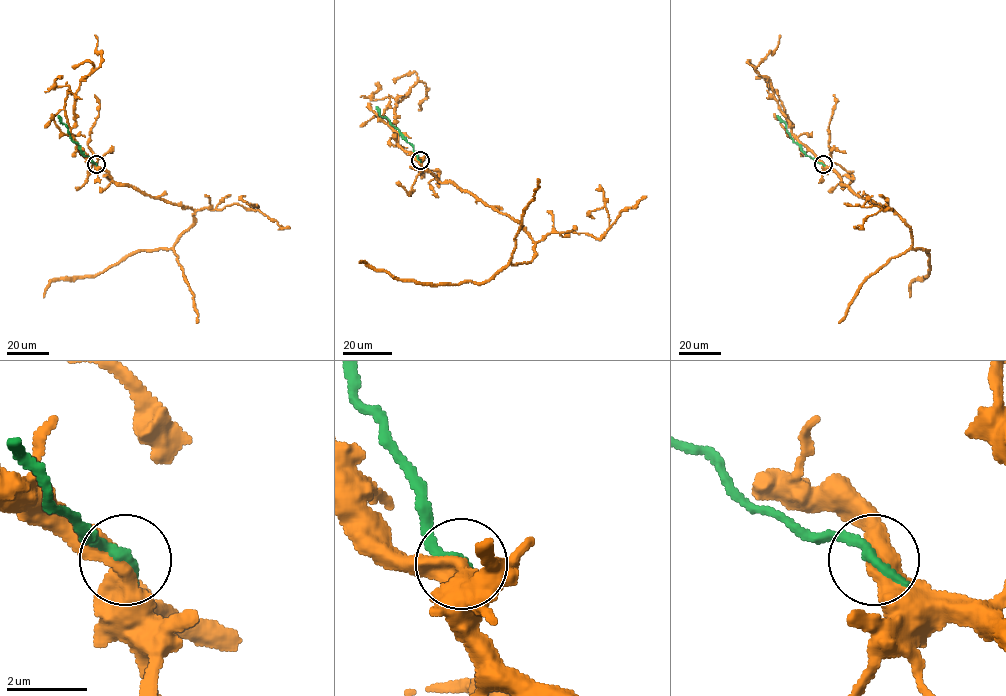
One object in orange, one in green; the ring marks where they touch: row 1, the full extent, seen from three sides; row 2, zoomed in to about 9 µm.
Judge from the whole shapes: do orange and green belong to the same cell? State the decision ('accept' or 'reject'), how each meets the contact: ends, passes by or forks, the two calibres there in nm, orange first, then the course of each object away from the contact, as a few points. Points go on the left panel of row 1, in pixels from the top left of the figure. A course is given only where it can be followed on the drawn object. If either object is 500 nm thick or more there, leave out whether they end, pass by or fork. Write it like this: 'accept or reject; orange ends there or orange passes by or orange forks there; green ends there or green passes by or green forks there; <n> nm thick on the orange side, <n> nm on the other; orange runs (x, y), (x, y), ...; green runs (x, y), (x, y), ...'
reject; orange passes by; green ends there; 480 nm thick on the orange side, 300 nm on the other; orange runs (95, 164), (117, 183), (192, 209), (194, 222), (172, 247), (133, 251), (94, 276), (55, 278), (43, 297); green runs (95, 164), (72, 140), (58, 115)

